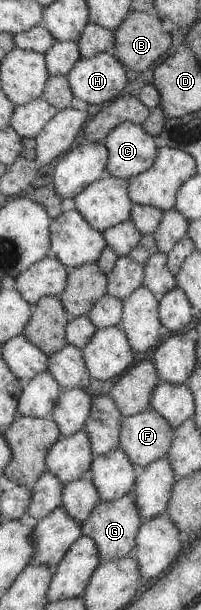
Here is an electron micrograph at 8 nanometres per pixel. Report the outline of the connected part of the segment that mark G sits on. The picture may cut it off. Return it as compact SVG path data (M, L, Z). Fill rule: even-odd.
M128 491L114 500L99 500L86 517L86 520L81 524L81 534L94 541L99 562L103 563L130 554L135 543L138 527L142 523L143 520L138 514L135 505L134 493Z

